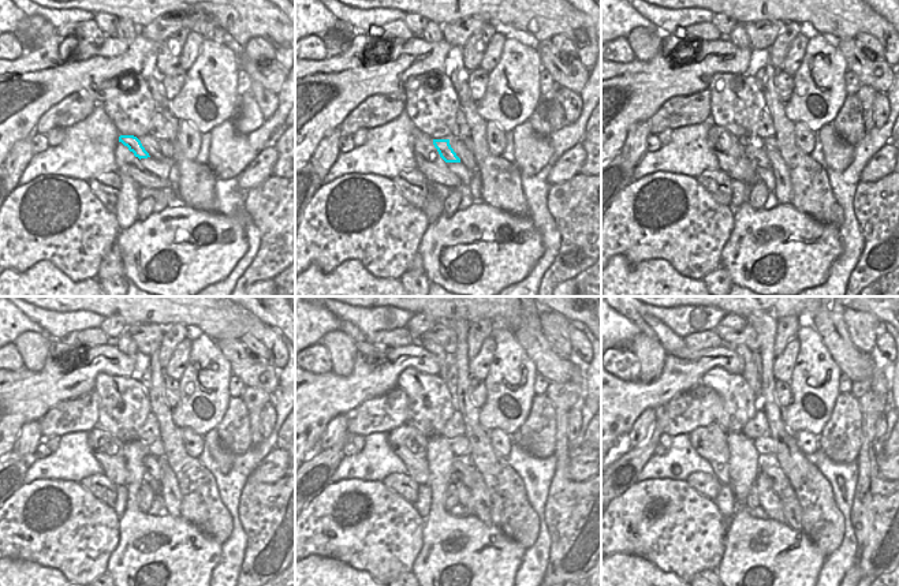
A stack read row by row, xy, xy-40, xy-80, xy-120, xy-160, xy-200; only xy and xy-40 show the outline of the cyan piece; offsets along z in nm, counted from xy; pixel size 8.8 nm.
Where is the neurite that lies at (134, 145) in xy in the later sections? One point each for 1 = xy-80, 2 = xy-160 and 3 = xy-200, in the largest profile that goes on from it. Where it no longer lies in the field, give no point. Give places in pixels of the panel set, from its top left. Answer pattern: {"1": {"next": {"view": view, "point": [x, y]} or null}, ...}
{"1": {"next": {"view": "xy-80", "point": [754, 150]}}, "2": {"next": {"view": "xy-160", "point": [462, 469]}}, "3": {"next": {"view": "xy-200", "point": [771, 470]}}}

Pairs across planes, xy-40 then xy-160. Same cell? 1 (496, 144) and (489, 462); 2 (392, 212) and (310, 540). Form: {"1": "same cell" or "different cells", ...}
{"1": "different cells", "2": "same cell"}

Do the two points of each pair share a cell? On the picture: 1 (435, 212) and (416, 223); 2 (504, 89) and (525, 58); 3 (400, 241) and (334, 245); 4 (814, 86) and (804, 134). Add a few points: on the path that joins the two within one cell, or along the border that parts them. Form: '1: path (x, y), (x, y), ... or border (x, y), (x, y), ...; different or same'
1: border (422, 211), (429, 221); different
2: path (504, 78), (502, 68), (514, 67); same
3: path (384, 241), (350, 241); same
4: border (794, 122), (802, 122), (814, 134); different

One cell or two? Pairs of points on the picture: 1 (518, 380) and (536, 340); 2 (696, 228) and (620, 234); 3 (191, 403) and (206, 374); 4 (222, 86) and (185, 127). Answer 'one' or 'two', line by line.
1: two
2: one
3: one
4: two

